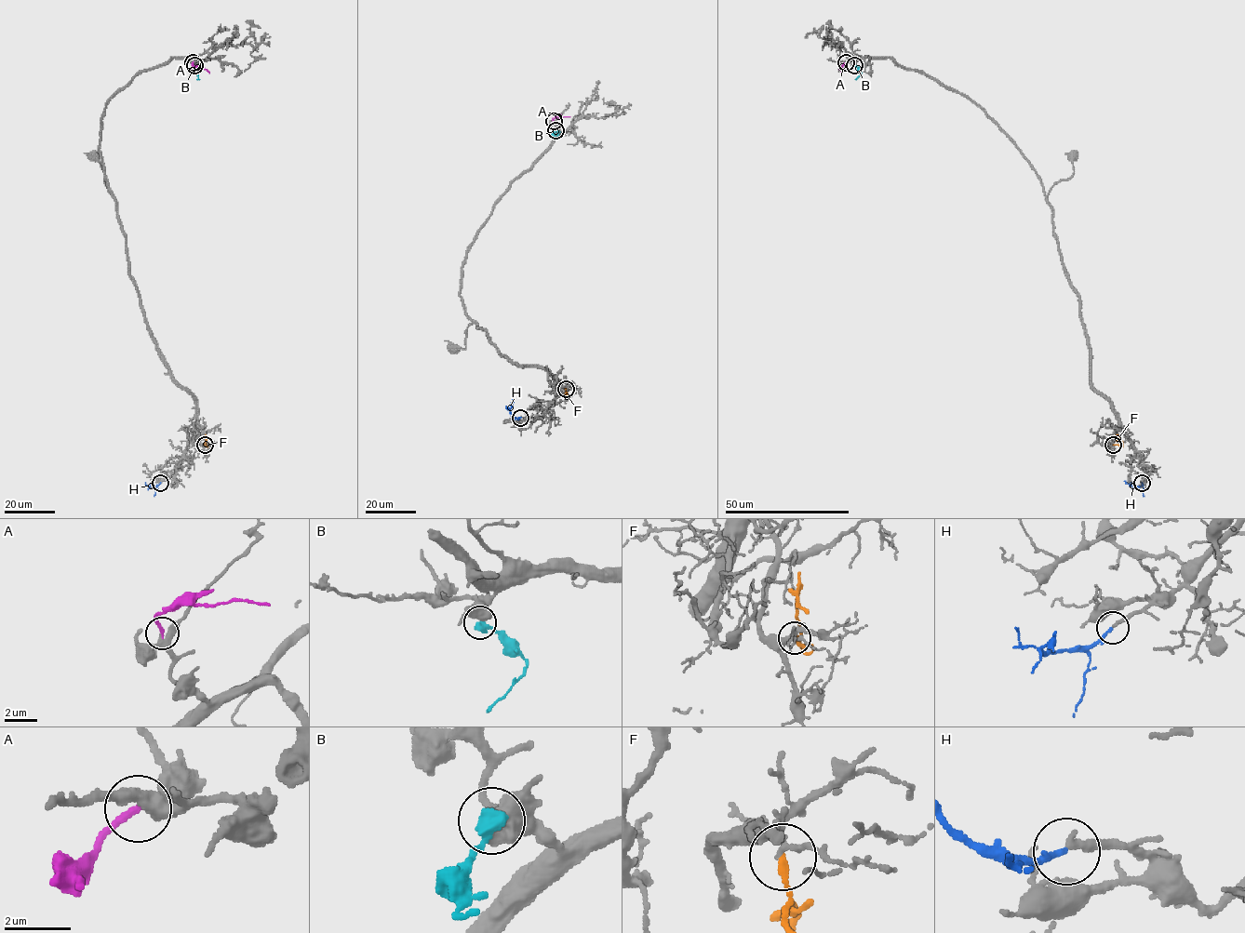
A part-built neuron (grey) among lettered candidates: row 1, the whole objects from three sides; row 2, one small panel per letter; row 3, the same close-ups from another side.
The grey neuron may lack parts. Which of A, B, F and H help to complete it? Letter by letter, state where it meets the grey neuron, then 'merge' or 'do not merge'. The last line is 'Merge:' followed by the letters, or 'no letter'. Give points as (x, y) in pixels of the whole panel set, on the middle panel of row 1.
A: contact (554, 121); merge
B: contact (555, 130); do not merge
F: contact (566, 389); do not merge
H: contact (520, 418); merge
Merge: A, H

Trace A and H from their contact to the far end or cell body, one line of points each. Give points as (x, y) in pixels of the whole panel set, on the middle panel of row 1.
A: (554, 121), (556, 117), (569, 117)
H: (520, 418), (515, 418), (511, 413), (513, 400)

